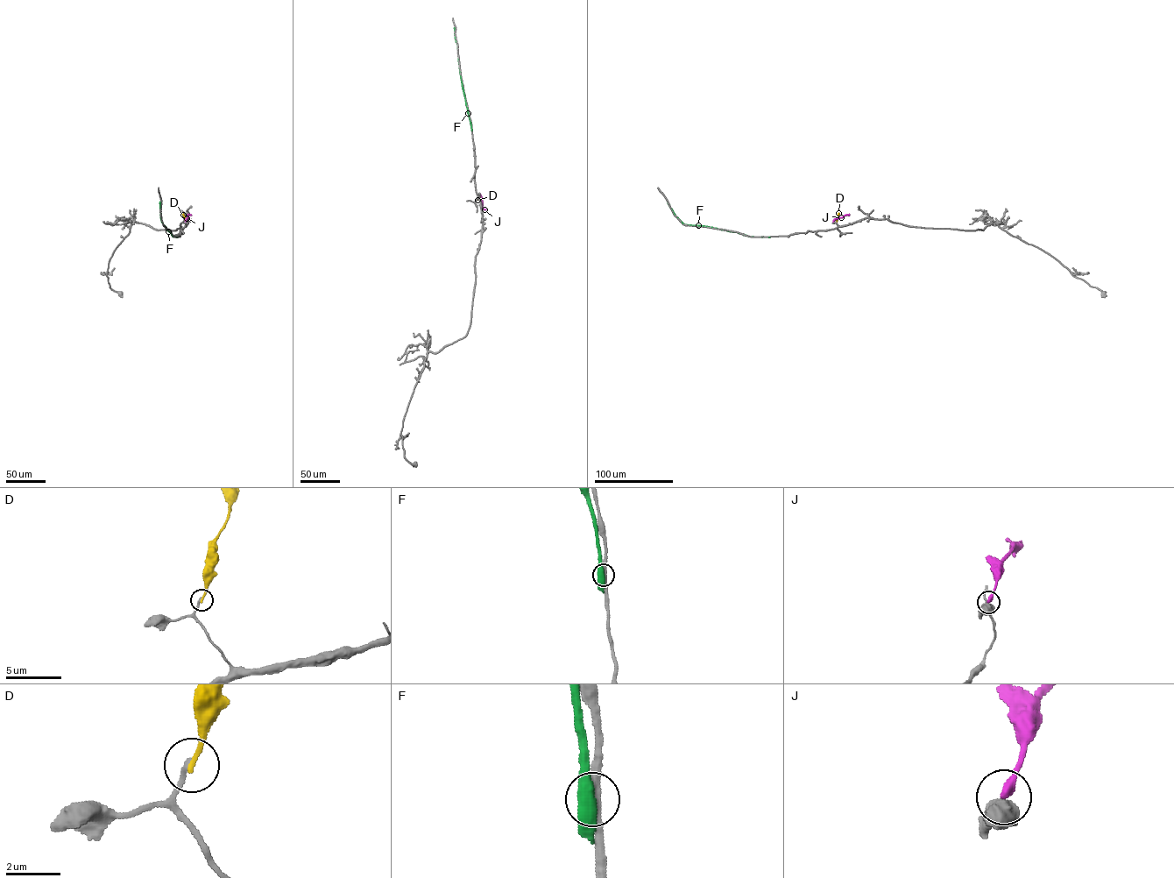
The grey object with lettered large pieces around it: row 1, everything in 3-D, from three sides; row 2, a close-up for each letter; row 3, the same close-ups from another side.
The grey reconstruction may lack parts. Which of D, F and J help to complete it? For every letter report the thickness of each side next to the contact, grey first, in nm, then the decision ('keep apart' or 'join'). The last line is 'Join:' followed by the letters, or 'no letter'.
D: 170/180 nm | keep apart
F: 280/500 nm | keep apart
J: 550/400 nm | keep apart
Join: no letter

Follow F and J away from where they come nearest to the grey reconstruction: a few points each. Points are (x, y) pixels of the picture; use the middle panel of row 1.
F: (471, 129), (454, 28)
J: (479, 194), (482, 208), (485, 208)

